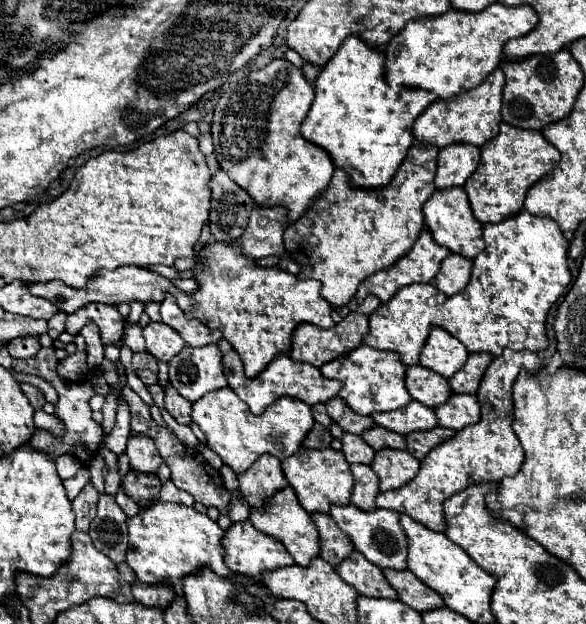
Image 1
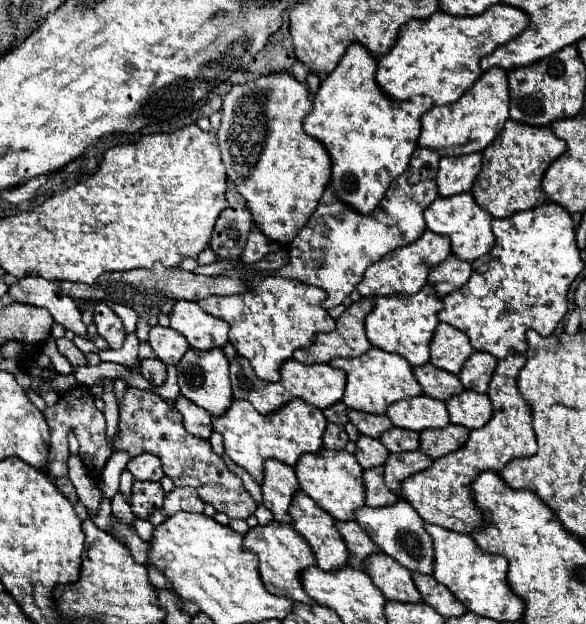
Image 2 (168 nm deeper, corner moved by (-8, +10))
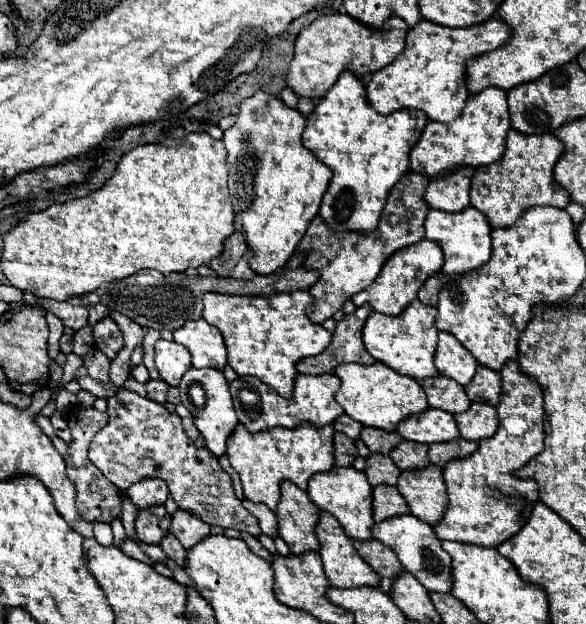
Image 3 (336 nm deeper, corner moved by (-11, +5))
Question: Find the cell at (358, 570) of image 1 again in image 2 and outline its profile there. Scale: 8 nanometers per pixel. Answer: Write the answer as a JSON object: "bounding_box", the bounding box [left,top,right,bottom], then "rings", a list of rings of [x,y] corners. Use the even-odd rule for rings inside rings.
{"bounding_box":[364,552,420,602],"rings":[[[376,552],[366,558],[364,572],[372,578],[372,582],[382,590],[388,600],[398,602],[420,602],[420,592],[412,582],[412,574],[408,568],[400,566],[396,560],[388,558],[382,552]]]}

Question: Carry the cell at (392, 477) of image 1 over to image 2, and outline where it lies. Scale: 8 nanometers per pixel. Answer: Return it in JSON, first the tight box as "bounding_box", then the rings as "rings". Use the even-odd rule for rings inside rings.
{"bounding_box":[384,452,432,494],"rings":[[[392,452],[384,464],[384,482],[386,486],[398,494],[400,482],[432,464],[432,458],[426,456],[424,452]]]}

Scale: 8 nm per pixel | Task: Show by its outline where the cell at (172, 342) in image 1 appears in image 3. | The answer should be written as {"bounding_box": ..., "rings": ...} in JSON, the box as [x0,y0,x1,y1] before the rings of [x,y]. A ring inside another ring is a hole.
{"bounding_box":[155,339,191,387],"rings":[[[159,339],[155,343],[155,367],[169,387],[177,387],[183,373],[191,367],[191,355],[175,341]]]}

